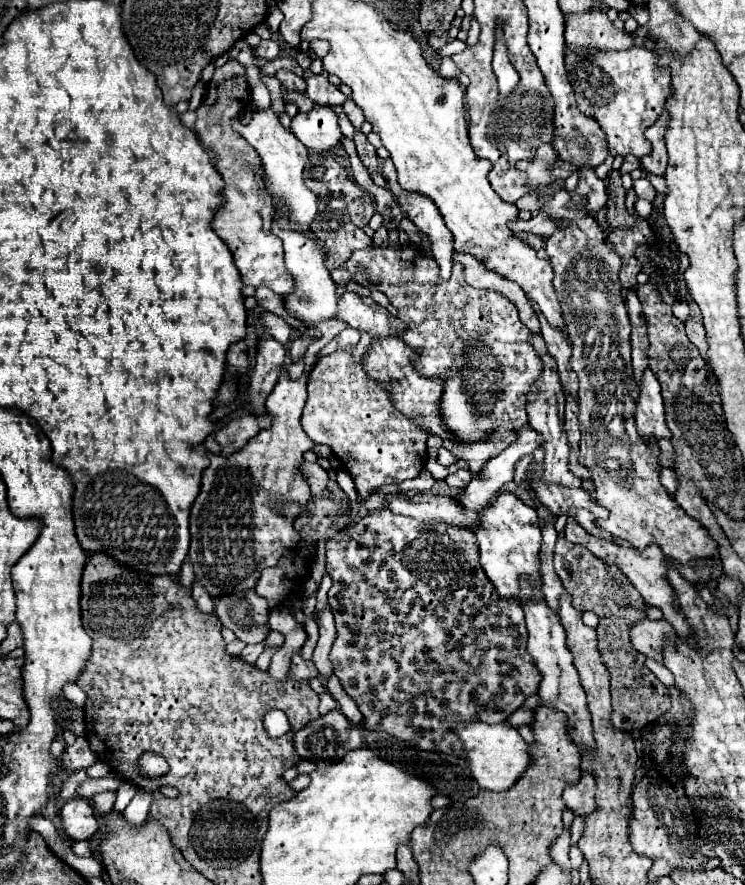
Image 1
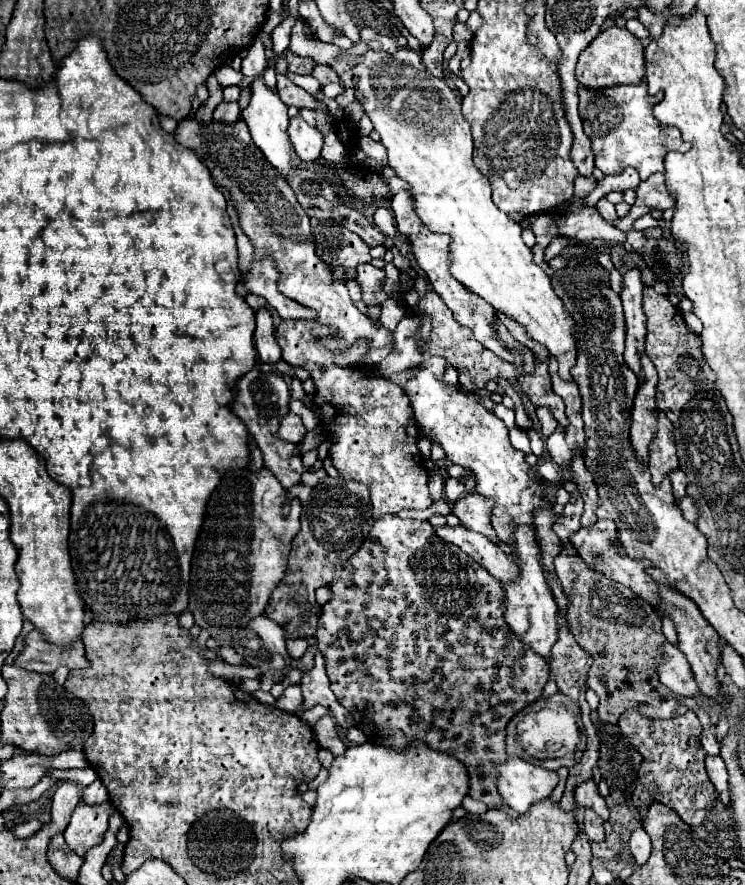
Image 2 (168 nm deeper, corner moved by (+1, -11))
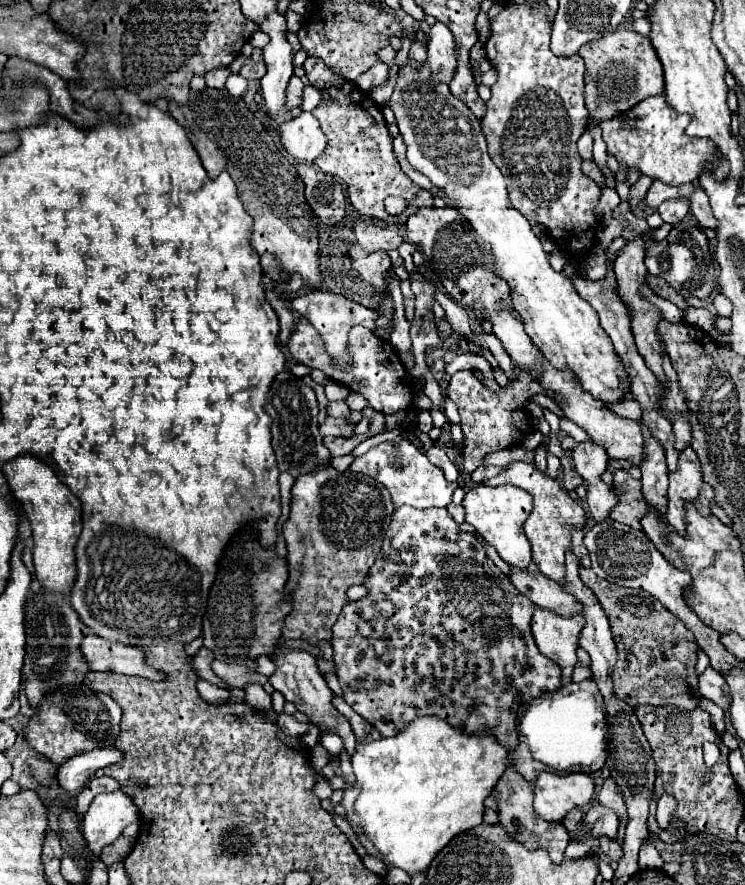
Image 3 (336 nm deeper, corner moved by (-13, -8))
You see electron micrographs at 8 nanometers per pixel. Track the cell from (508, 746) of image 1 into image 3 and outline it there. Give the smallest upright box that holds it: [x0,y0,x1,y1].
[533,771,593,821]

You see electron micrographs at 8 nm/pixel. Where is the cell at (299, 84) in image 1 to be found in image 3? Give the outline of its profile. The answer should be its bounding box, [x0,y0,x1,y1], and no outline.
[287,75,305,109]

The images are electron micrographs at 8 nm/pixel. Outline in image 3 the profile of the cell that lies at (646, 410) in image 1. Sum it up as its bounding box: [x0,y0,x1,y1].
[667,445,703,535]

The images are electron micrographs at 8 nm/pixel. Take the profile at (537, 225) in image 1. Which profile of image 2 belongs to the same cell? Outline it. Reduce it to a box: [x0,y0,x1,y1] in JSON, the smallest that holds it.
[559,206,627,244]

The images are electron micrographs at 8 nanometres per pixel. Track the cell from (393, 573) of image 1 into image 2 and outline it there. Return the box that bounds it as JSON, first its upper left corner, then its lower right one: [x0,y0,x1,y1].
[315,514,549,808]

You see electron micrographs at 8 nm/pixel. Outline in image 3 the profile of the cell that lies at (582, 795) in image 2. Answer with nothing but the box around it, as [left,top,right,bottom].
[583,805,619,839]

